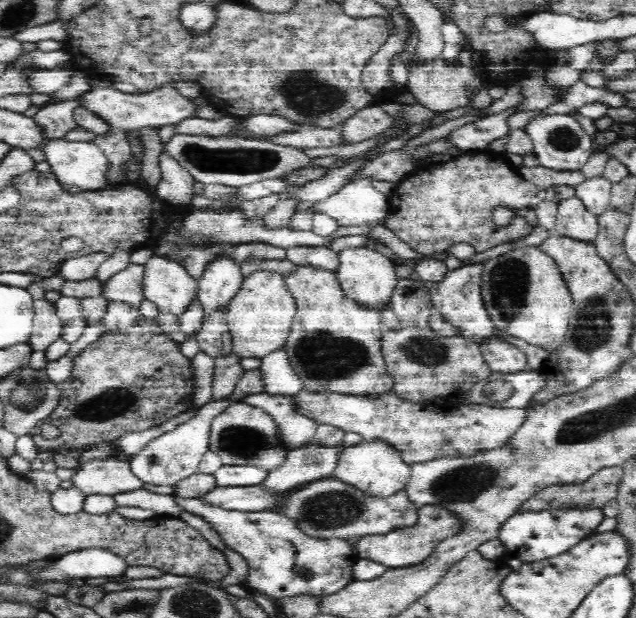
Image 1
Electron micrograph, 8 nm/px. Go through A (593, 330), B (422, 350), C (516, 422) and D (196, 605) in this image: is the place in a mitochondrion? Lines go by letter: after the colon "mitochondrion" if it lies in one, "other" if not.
A: mitochondrion
B: mitochondrion
C: other
D: mitochondrion

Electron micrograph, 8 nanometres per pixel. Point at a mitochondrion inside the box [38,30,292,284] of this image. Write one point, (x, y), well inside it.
(212, 159)

